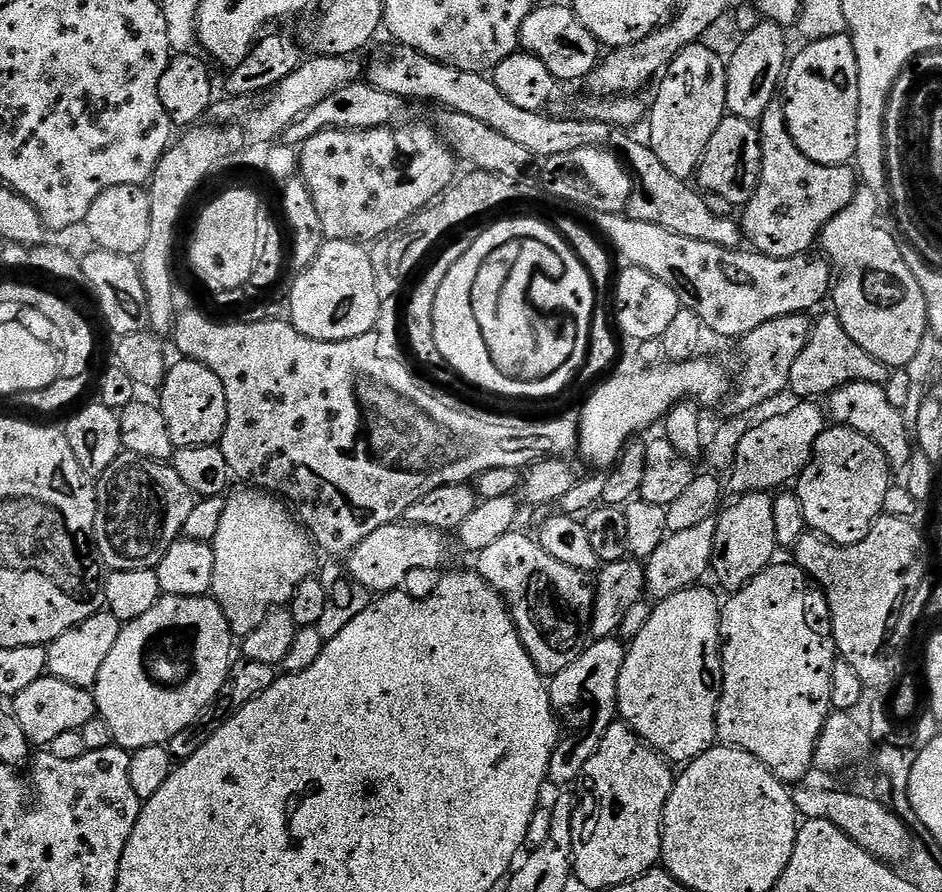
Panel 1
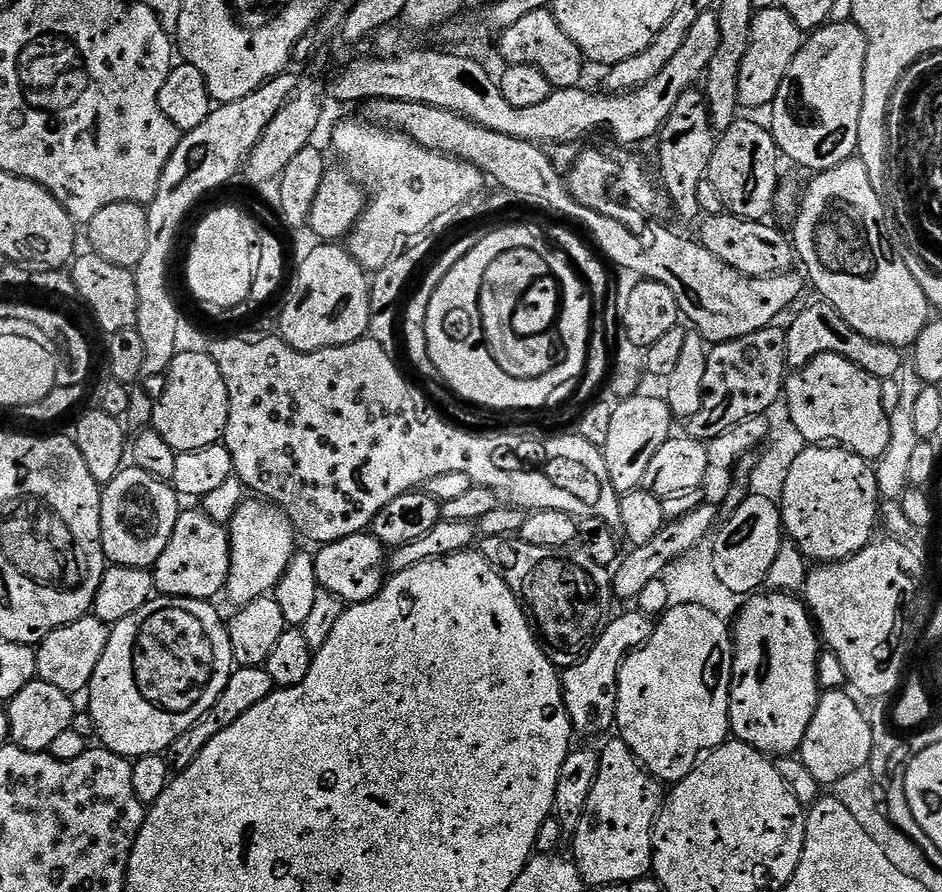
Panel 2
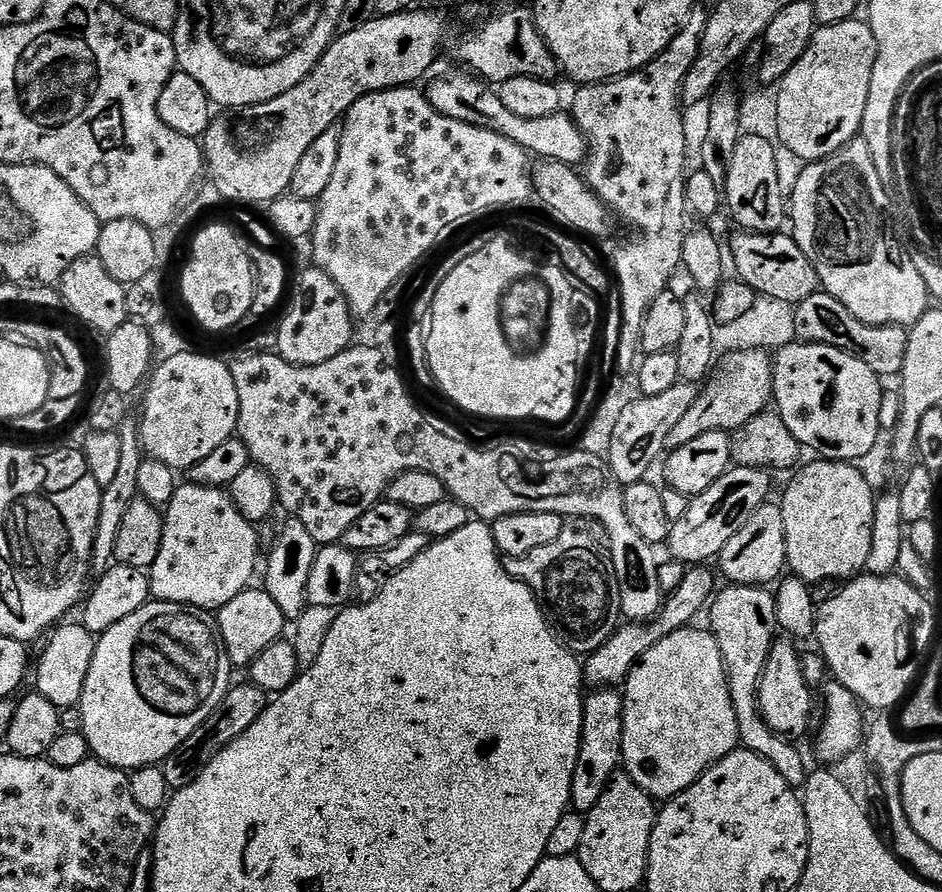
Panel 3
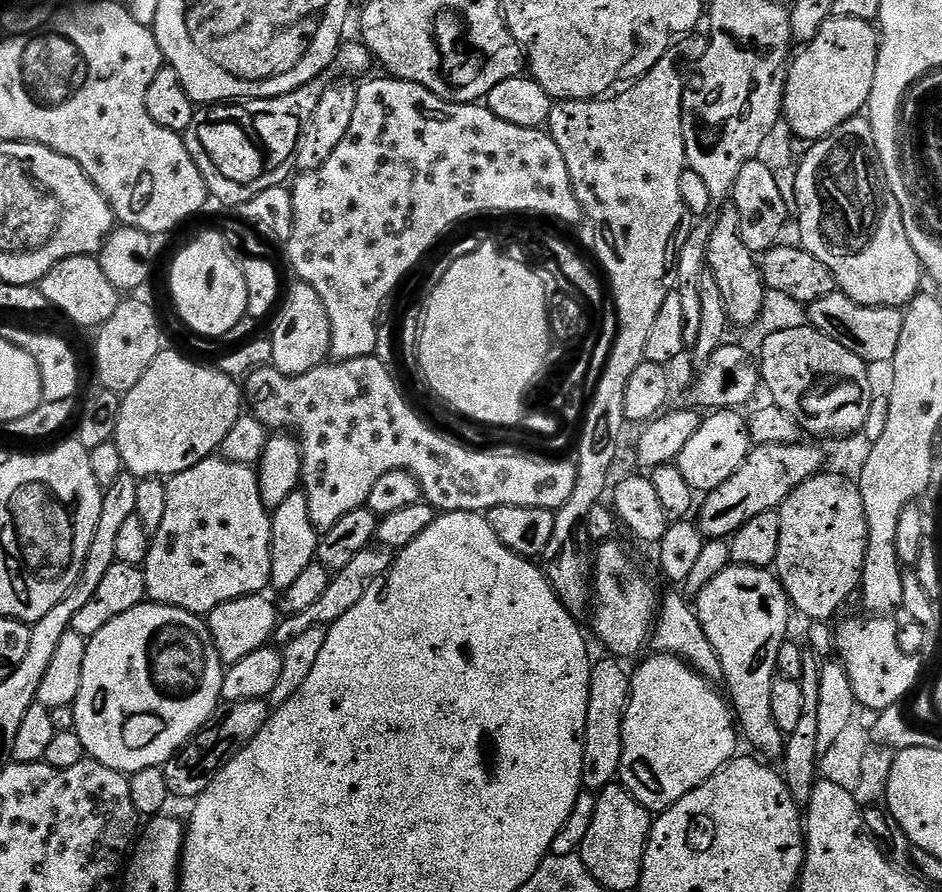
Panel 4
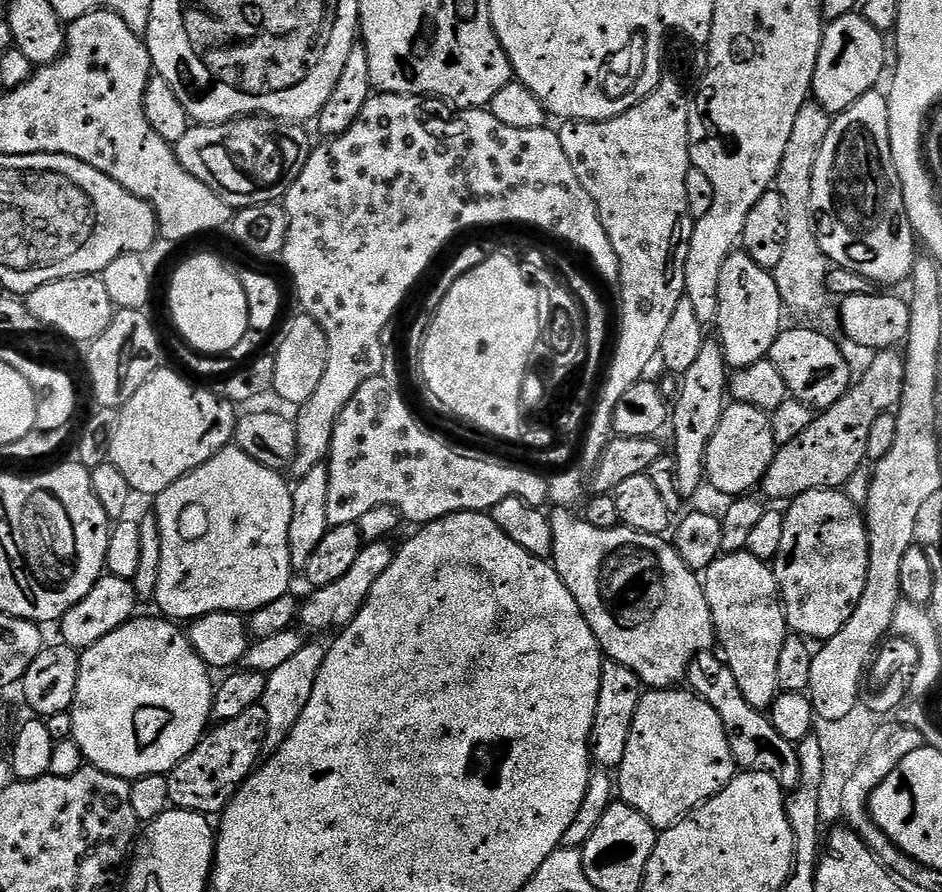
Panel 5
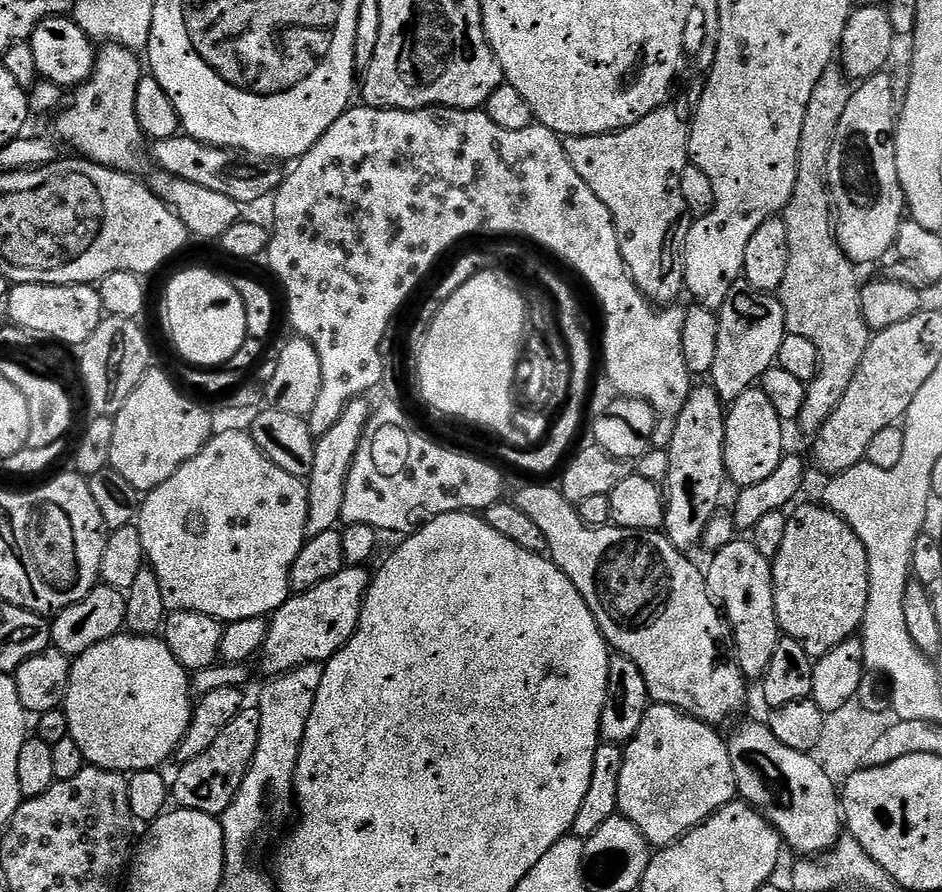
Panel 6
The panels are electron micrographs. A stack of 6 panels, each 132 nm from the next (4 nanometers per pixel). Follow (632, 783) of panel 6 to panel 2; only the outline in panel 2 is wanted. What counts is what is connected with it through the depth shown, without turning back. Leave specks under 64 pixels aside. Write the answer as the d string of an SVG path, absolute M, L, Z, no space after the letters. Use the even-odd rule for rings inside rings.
M674 605L669 607L663 616L659 617L658 623L653 627L652 636L644 643L644 647L637 648L635 652L628 653L624 659L624 665L618 674L618 706L616 707L616 723L614 725L619 739L628 745L629 750L636 755L636 759L661 782L675 782L684 780L689 776L696 765L700 763L702 757L721 748L730 736L730 690L732 689L732 658L734 655L734 636L729 625L719 617L718 614L711 613L701 605Z

